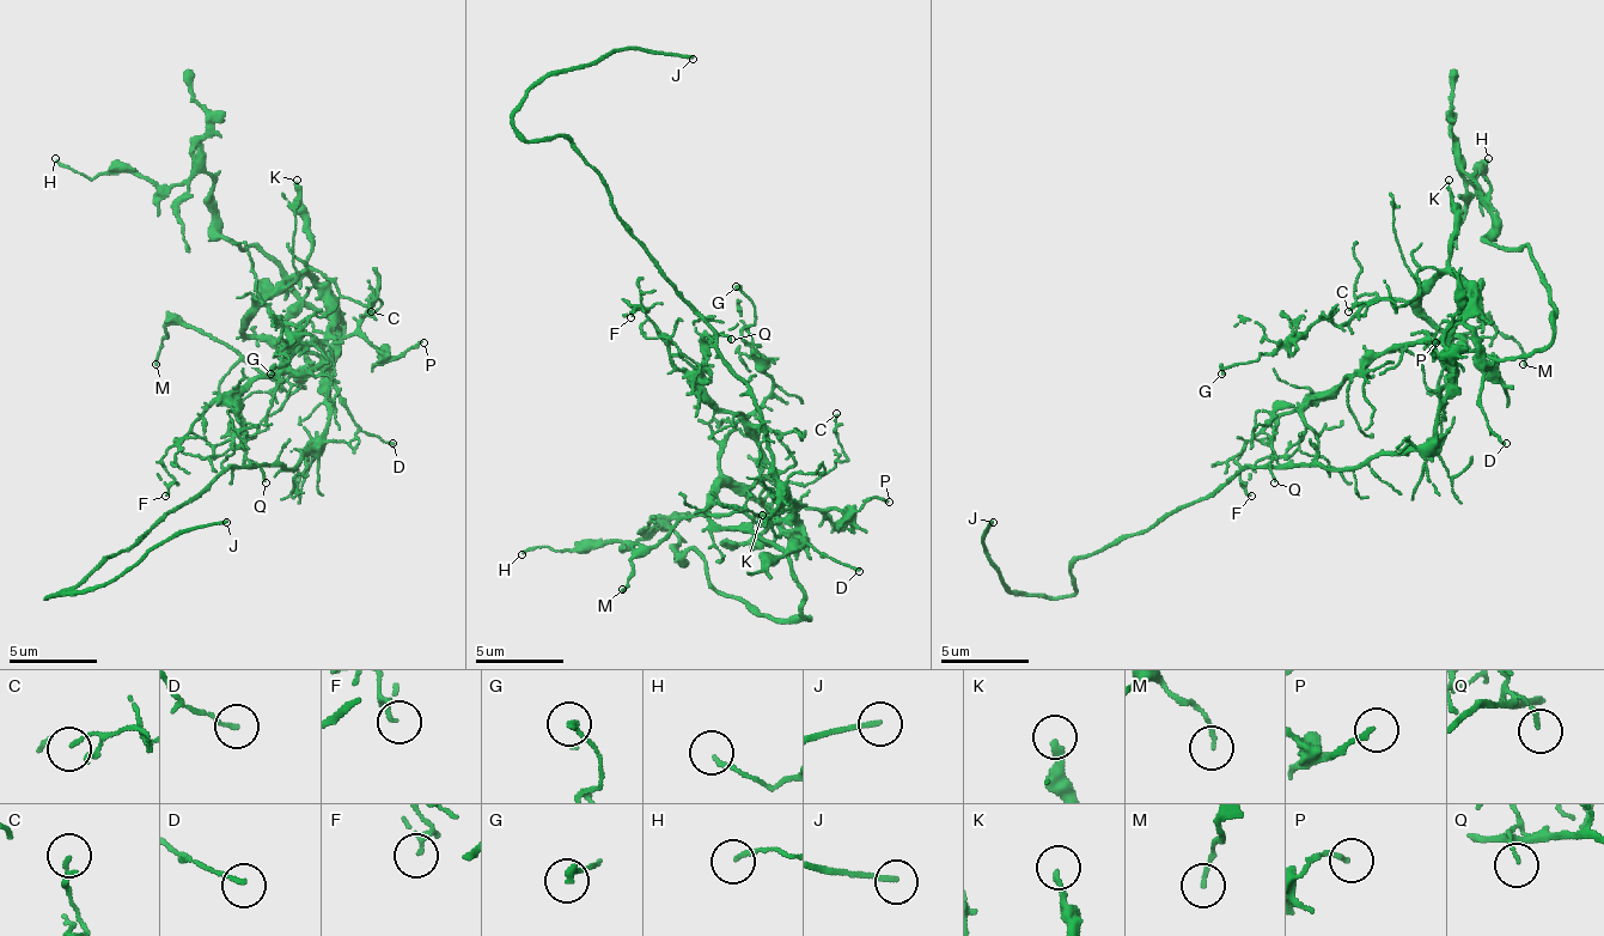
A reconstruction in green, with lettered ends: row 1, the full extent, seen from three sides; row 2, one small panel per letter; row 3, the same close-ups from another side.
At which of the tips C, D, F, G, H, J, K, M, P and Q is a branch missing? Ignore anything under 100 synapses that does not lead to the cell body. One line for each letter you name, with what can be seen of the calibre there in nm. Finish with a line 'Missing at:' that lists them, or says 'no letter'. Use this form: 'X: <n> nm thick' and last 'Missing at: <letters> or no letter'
J: 180 nm thick
Missing at: J

